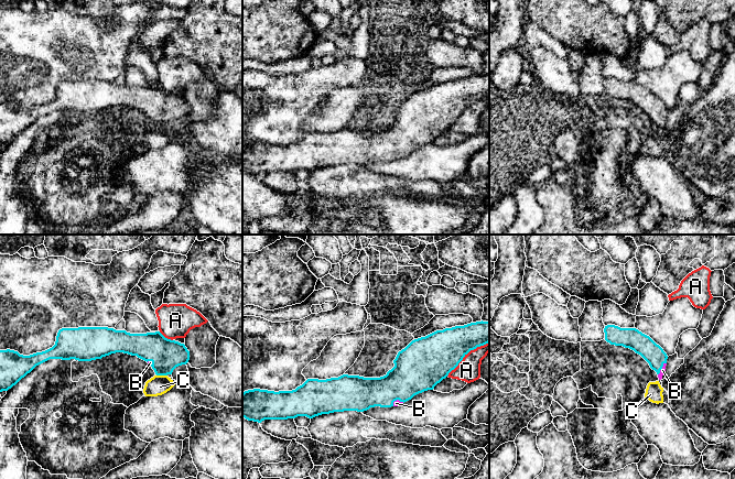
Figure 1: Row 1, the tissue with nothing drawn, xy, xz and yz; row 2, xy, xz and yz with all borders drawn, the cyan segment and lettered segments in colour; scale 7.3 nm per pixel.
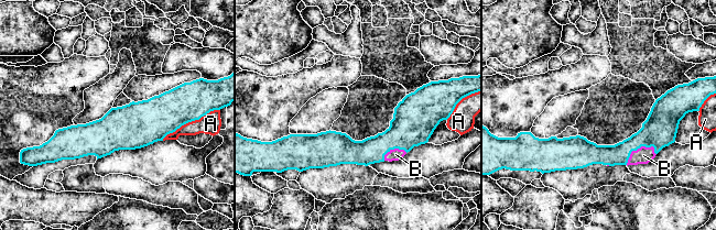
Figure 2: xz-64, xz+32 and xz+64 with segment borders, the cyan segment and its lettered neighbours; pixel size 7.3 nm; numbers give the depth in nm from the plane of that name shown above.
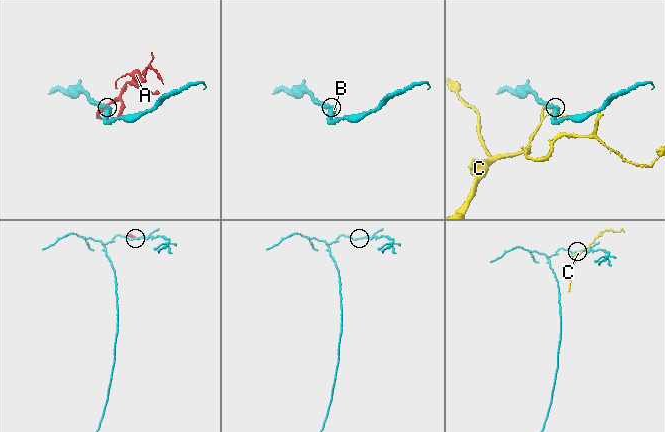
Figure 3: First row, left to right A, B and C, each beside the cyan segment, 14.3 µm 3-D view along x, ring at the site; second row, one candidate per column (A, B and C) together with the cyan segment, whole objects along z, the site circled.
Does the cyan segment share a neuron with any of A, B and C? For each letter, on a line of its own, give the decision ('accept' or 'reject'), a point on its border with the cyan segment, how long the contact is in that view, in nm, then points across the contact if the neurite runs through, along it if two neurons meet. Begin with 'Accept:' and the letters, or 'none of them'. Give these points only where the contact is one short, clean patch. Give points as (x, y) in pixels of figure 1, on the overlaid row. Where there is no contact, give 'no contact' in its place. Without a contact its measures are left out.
Accept: B
A: reject | xz (466, 354) | 400 nm
B: accept | xz (397, 399) | 90 nm
C: reject | xy (162, 374) | 80 nm

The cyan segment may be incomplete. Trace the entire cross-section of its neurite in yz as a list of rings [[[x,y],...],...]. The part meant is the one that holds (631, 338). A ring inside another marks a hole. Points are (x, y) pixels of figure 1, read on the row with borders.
[[[615,325],[605,326],[604,333],[607,342],[634,350],[657,372],[659,380],[662,379],[668,356],[649,336],[636,328],[620,328]]]

